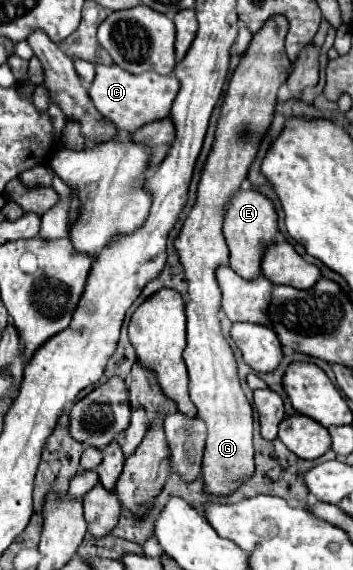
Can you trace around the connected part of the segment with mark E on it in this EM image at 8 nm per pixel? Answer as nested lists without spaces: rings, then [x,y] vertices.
[[[240,190],[232,196],[232,200],[226,206],[226,218],[224,218],[224,236],[230,248],[230,268],[250,280],[250,278],[258,278],[260,268],[262,268],[262,258],[268,246],[272,246],[276,242],[276,234],[278,234],[278,220],[276,220],[276,210],[272,206],[272,202],[256,192],[256,190]]]

